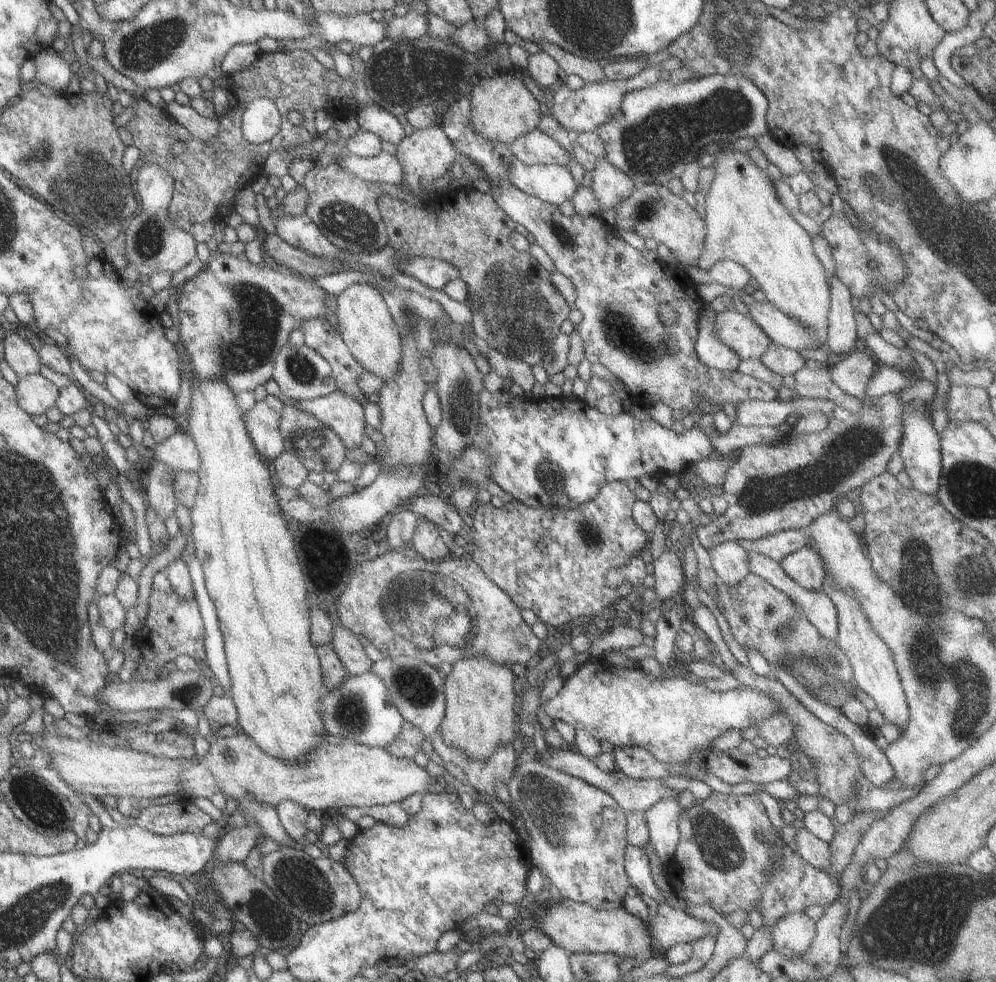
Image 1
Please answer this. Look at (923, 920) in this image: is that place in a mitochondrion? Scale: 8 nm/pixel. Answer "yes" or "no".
yes

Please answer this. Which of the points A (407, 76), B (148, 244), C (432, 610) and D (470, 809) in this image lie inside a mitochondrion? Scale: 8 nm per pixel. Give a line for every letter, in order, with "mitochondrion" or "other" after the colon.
A: mitochondrion
B: mitochondrion
C: mitochondrion
D: other

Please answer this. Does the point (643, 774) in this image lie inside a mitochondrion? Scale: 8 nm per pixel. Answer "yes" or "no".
no

